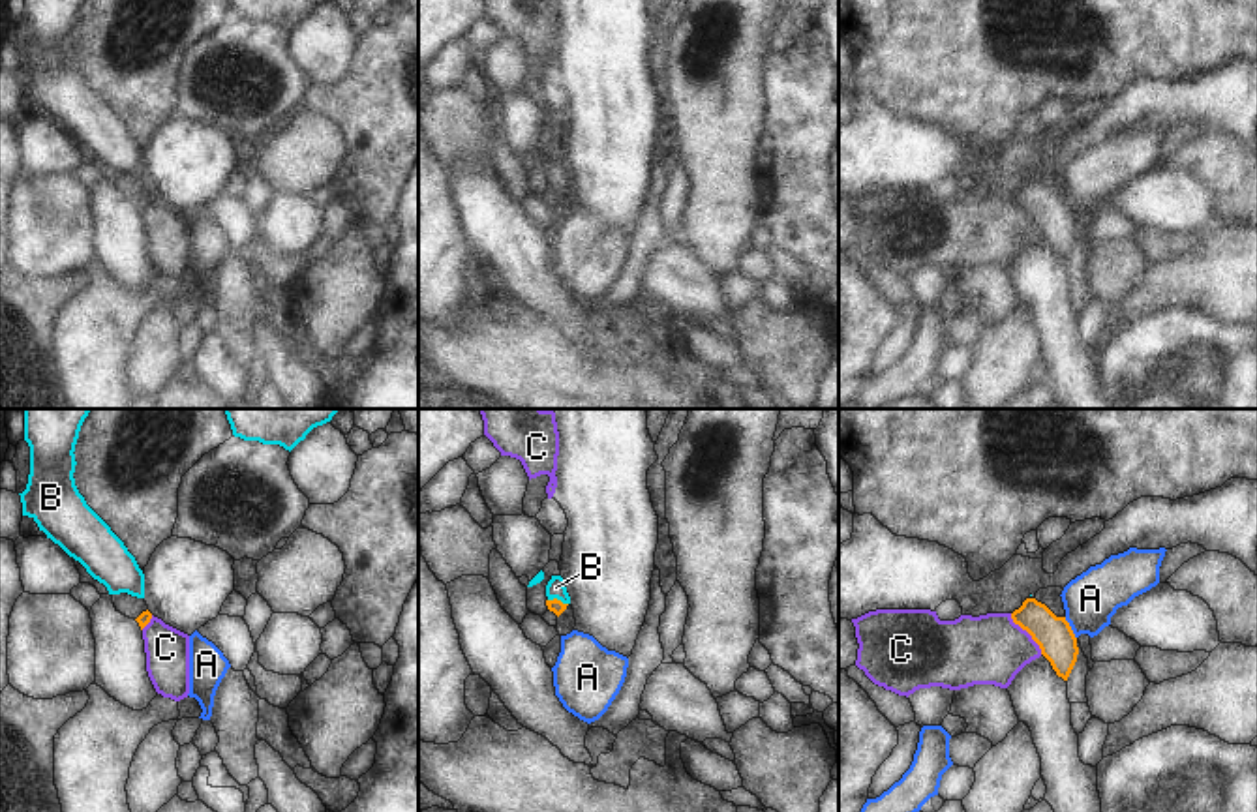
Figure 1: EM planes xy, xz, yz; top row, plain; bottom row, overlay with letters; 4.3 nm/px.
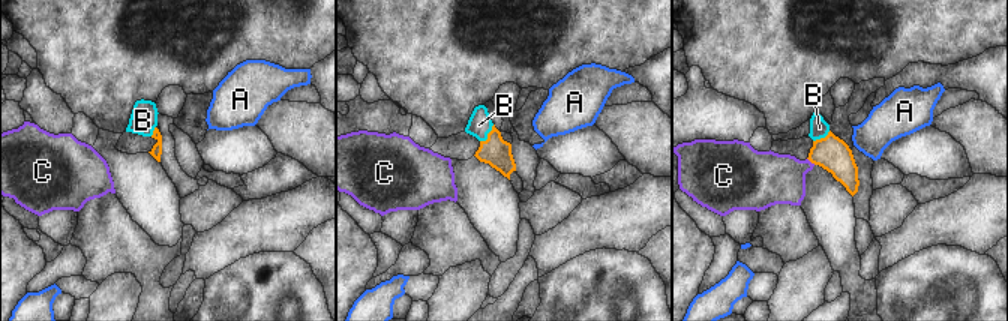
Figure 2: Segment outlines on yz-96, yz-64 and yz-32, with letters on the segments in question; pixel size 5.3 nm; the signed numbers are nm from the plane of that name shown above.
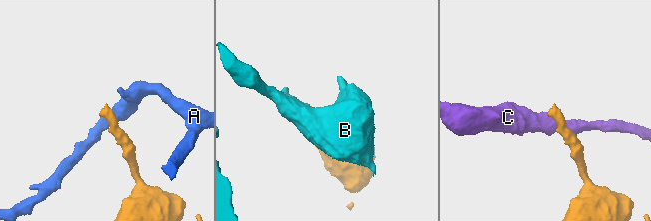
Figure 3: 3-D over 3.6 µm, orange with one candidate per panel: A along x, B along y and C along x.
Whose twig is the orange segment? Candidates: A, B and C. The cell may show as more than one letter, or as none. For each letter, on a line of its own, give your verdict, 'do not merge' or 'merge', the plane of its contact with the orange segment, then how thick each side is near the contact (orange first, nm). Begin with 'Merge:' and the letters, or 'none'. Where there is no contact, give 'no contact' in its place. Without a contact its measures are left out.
Merge: B
A: do not merge | yz | 160/220 nm
B: merge | xz | 60/80 nm
C: do not merge | yz | 160/300 nm

